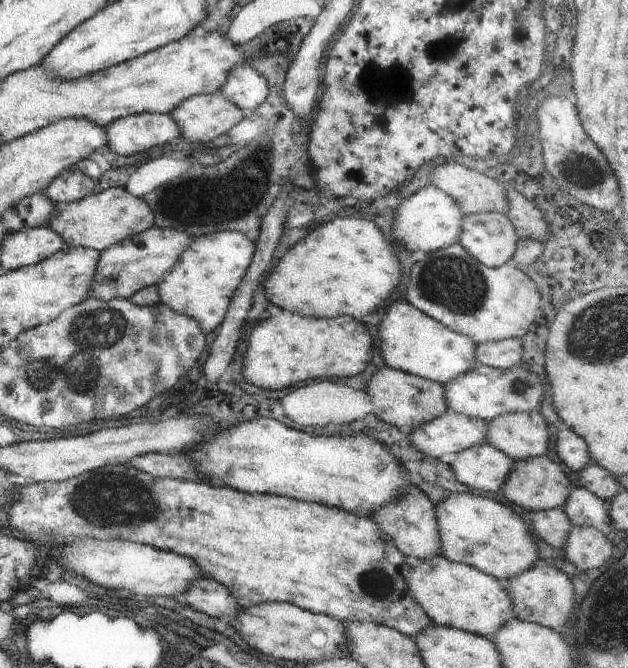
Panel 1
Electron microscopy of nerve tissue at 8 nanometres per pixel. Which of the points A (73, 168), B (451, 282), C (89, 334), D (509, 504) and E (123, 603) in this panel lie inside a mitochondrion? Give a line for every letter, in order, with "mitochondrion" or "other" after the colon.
A: other
B: mitochondrion
C: mitochondrion
D: other
E: other

